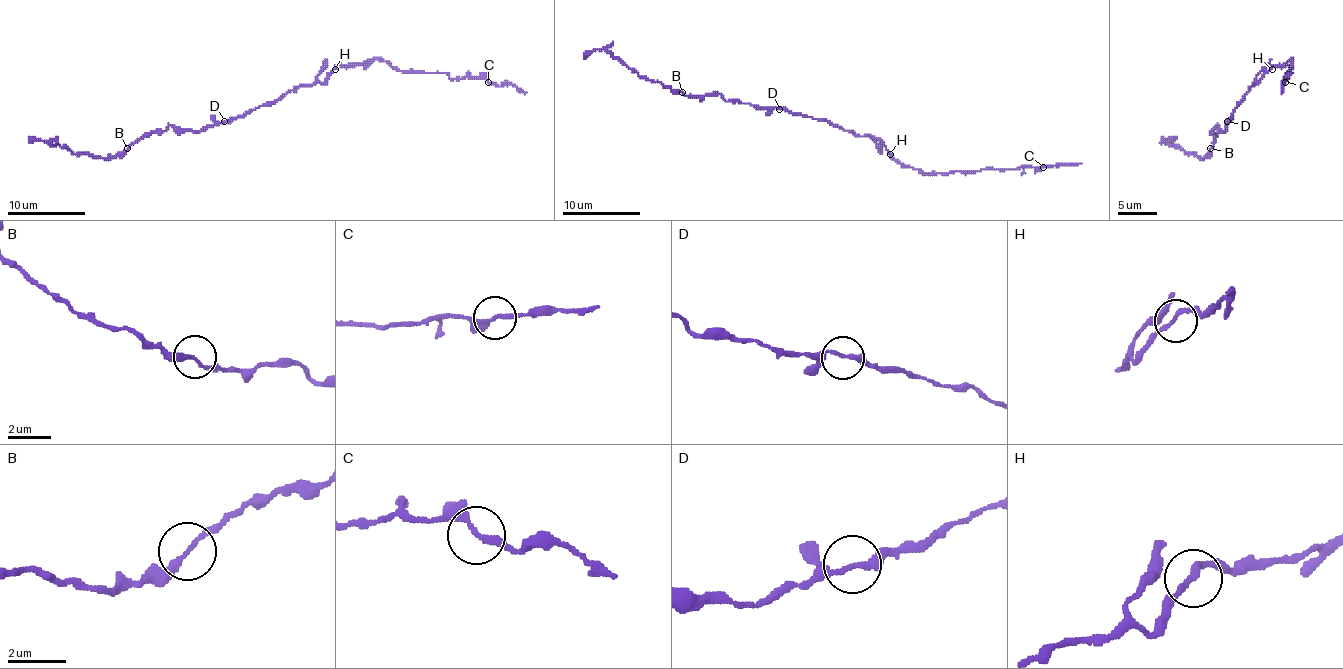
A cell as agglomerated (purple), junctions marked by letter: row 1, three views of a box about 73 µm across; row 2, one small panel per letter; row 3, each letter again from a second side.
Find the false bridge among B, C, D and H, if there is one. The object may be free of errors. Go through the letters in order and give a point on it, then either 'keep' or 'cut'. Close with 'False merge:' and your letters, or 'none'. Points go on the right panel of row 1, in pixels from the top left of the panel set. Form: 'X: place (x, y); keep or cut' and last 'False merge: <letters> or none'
B: place (1210, 148); keep
C: place (1285, 82); keep
D: place (1227, 121); keep
H: place (1272, 69); keep
False merge: none

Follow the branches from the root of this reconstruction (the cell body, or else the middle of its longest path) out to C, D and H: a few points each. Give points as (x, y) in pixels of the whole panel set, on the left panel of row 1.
C: (275, 102), (300, 86), (323, 82), (338, 65), (369, 59), (383, 59), (400, 71), (482, 77), (488, 82)
D: (275, 102), (224, 121)
H: (275, 102), (300, 86), (323, 82), (335, 69)

